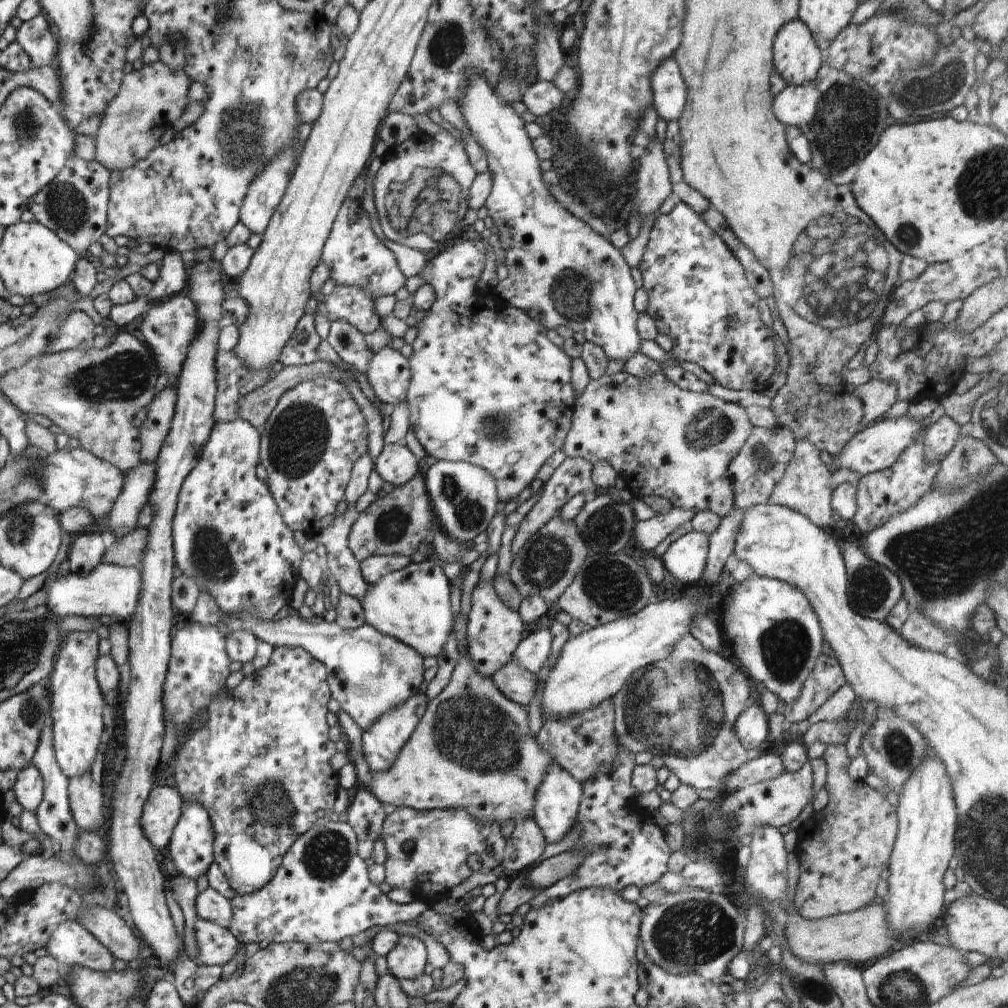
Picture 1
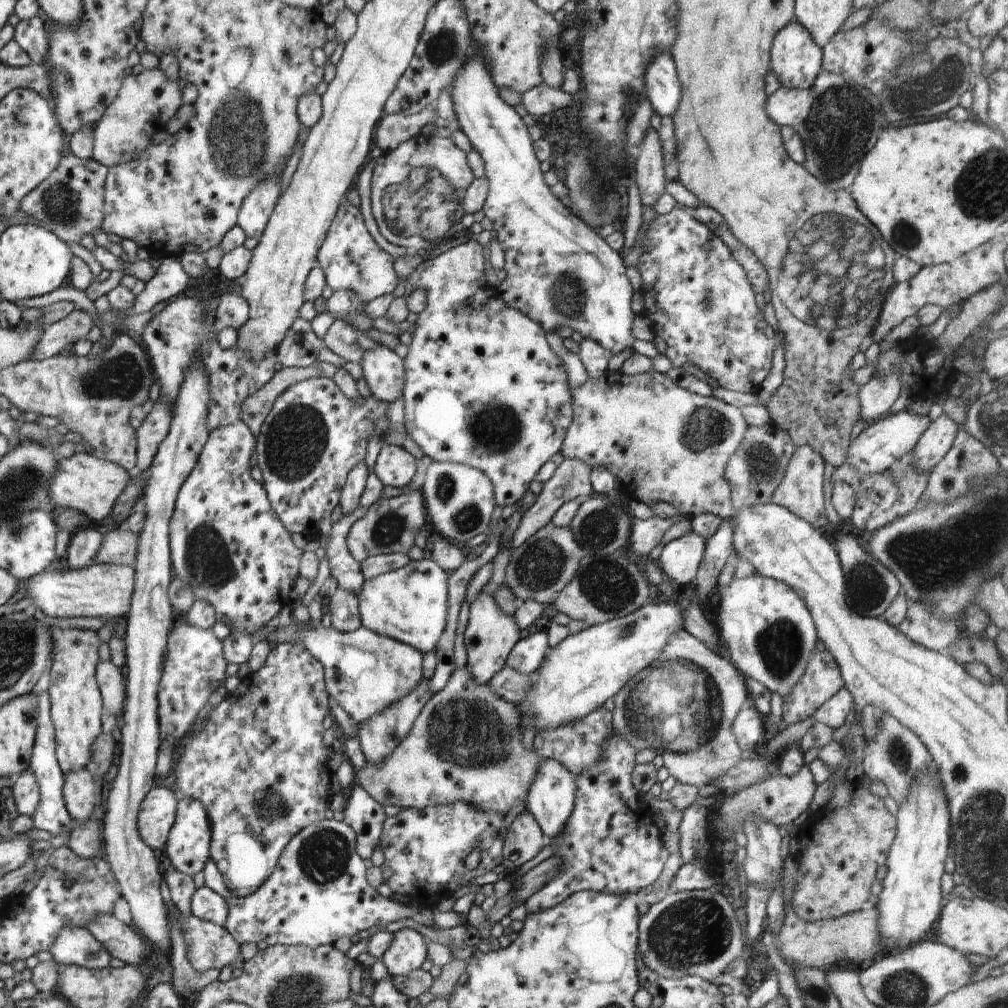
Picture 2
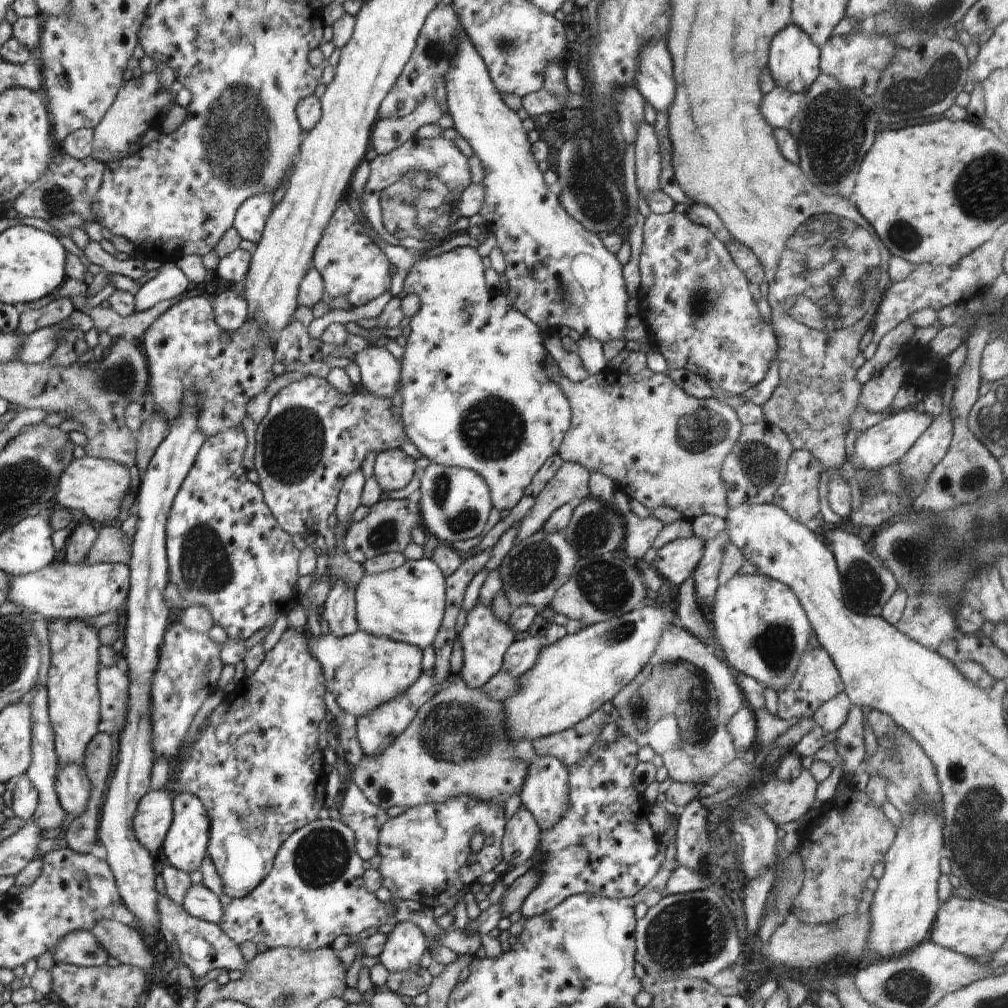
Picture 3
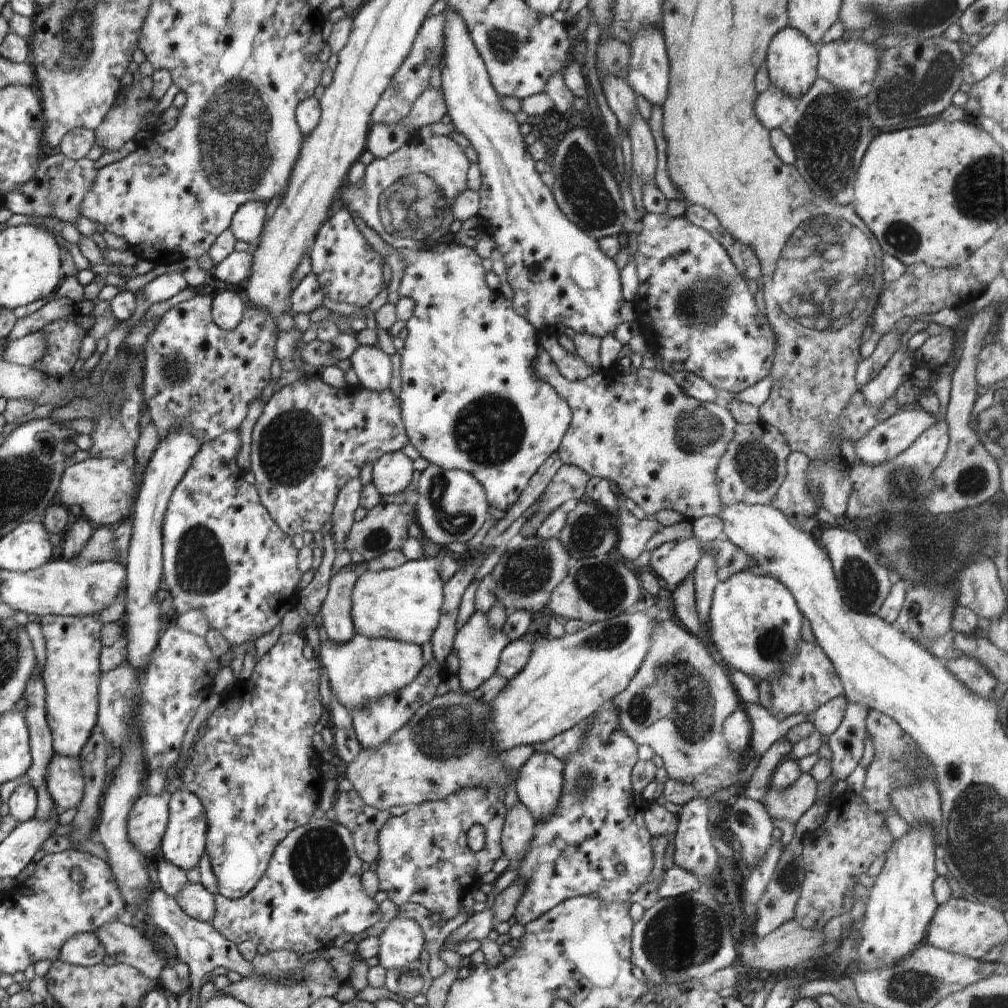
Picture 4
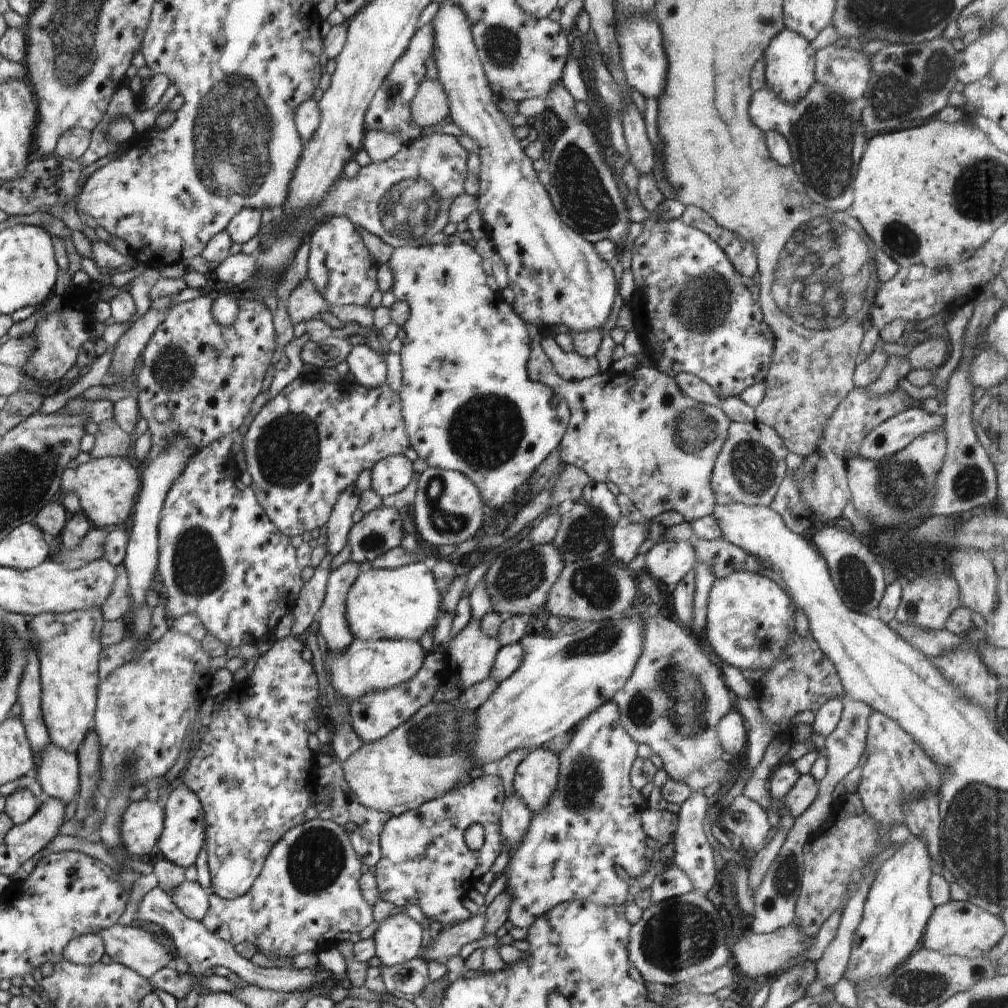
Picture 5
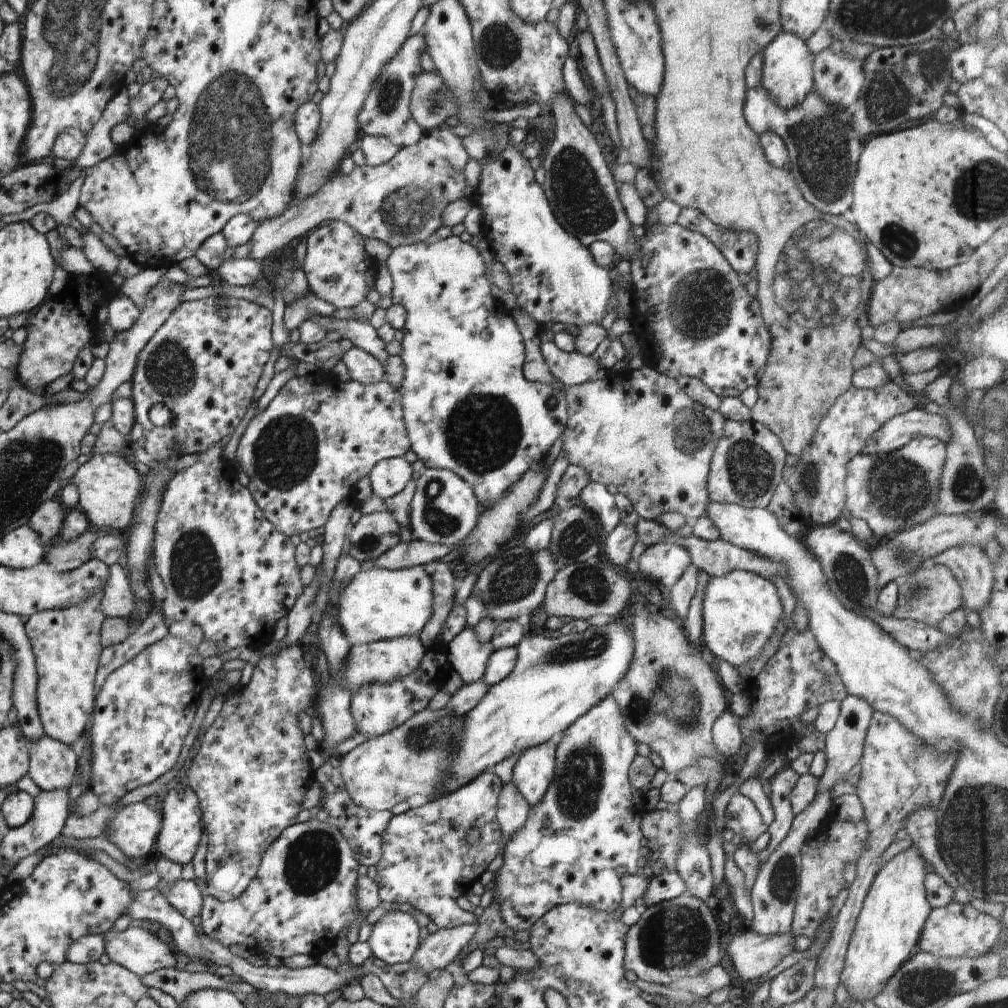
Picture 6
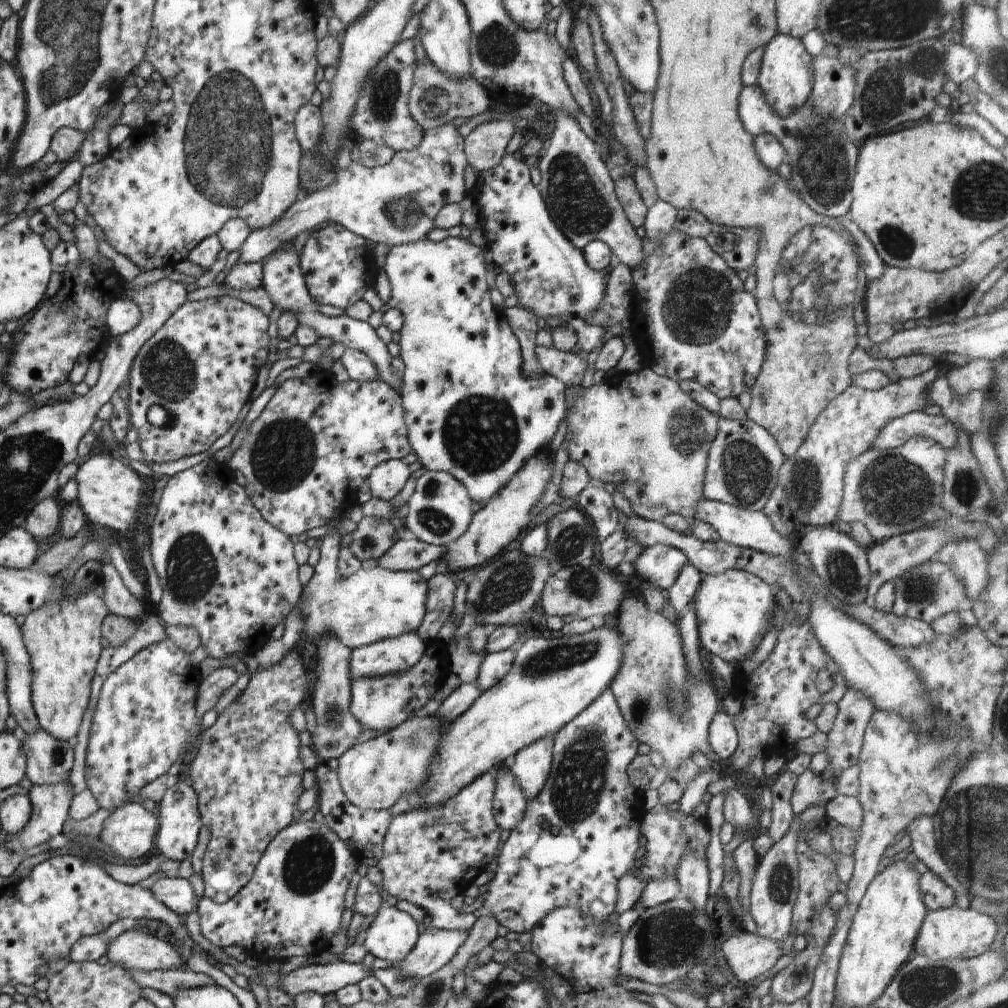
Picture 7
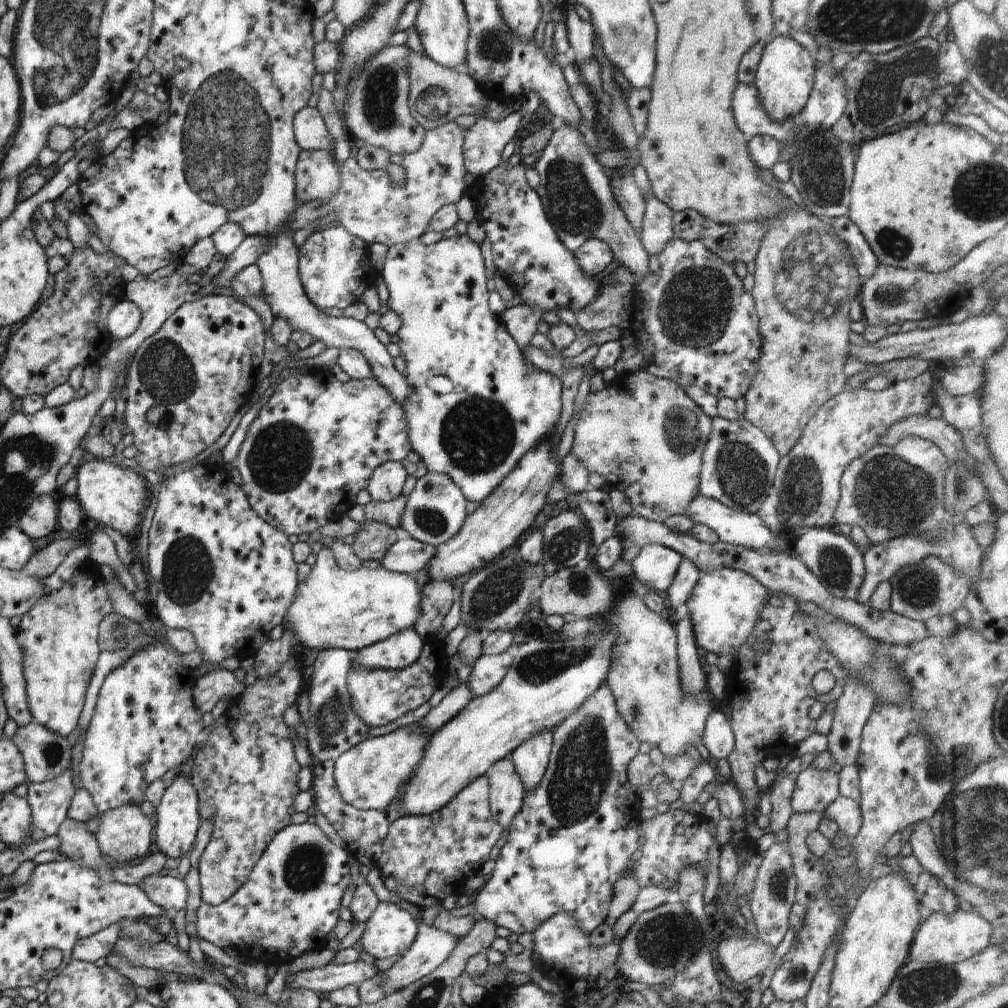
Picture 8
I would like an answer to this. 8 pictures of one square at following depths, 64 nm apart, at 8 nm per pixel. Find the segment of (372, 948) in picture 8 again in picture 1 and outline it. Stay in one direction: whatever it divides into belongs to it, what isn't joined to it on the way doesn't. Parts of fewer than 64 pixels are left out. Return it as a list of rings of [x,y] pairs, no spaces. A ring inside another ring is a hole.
[[[399,935],[396,946],[386,953],[386,962],[390,974],[398,980],[412,980],[424,973],[427,950],[424,942],[414,935]]]

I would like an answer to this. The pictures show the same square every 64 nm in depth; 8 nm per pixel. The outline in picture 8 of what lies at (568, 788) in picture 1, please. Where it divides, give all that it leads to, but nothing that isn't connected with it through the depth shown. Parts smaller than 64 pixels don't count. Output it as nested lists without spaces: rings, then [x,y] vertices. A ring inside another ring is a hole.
[[[544,729],[537,735],[530,736],[511,752],[515,771],[520,776],[526,791],[537,787],[542,780],[549,763],[552,741],[552,730]]]

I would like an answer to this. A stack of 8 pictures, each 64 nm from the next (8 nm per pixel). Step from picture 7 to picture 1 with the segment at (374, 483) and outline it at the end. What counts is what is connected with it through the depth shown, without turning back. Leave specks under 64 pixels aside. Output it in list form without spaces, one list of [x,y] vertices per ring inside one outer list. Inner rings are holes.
[[[406,444],[384,445],[373,463],[383,482],[390,482],[395,487],[405,485],[419,474],[418,460]]]

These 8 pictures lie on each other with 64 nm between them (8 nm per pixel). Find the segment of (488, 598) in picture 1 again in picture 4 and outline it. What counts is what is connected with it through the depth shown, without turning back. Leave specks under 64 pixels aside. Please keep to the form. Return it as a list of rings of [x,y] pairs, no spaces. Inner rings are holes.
[[[475,612],[464,626],[456,631],[453,649],[458,656],[460,666],[453,678],[460,682],[462,691],[466,693],[473,691],[496,672],[501,652],[509,642],[505,633],[489,626],[486,615],[481,612]]]

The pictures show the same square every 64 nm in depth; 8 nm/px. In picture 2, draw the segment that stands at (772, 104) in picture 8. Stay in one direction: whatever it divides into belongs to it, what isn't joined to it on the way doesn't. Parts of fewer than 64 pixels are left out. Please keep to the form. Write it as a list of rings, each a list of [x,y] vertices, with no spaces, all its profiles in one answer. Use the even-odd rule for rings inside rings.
[[[797,20],[788,23],[776,34],[770,54],[771,69],[776,73],[780,84],[786,88],[810,88],[822,69],[822,49],[818,48],[811,34]]]

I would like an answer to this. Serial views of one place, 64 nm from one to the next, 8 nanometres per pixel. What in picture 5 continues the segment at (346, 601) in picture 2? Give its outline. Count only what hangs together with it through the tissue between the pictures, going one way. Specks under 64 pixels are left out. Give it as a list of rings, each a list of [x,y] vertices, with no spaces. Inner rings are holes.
[[[352,559],[329,572],[325,597],[317,610],[315,626],[324,636],[331,655],[343,653],[354,640],[345,619],[345,600],[359,572],[359,564]]]

